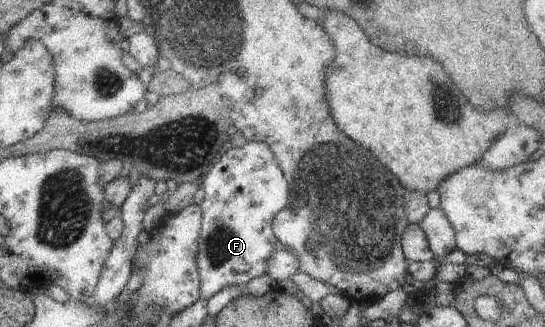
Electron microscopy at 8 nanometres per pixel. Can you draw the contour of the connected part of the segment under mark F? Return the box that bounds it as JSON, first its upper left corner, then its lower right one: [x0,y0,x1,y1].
[197,142,290,300]

